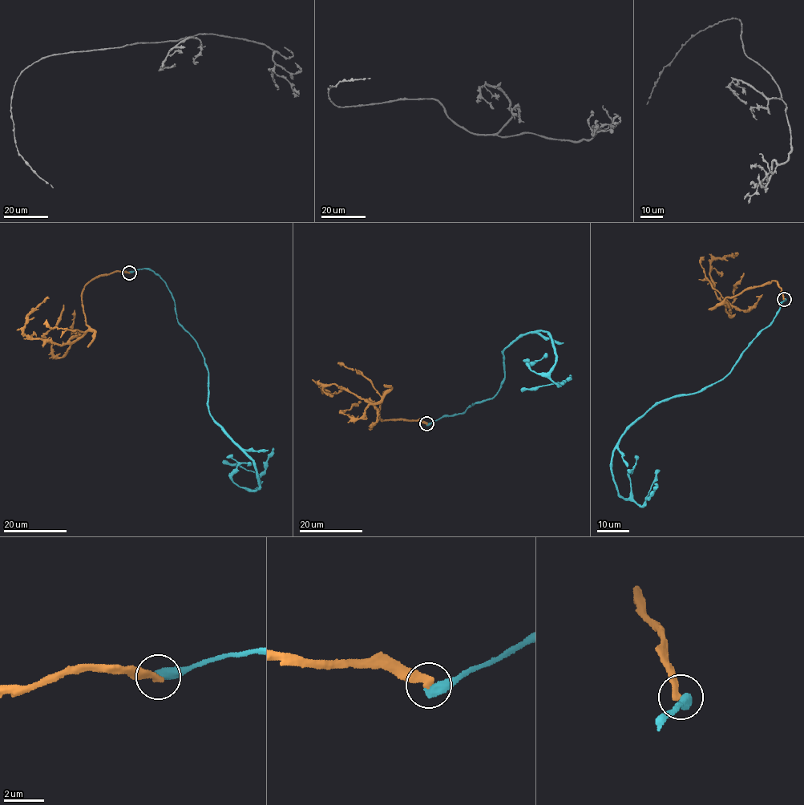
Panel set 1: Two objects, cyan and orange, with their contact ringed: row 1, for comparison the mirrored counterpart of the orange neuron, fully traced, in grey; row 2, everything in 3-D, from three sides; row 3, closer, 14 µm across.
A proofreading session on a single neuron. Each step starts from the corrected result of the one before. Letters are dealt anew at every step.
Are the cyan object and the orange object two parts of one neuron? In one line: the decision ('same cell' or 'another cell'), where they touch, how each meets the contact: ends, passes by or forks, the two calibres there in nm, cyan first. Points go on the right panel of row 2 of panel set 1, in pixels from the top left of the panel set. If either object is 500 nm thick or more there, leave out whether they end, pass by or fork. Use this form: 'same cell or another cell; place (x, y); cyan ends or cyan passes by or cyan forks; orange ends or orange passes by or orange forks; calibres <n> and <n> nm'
another cell; place (784, 299); calibres 500 and 360 nm

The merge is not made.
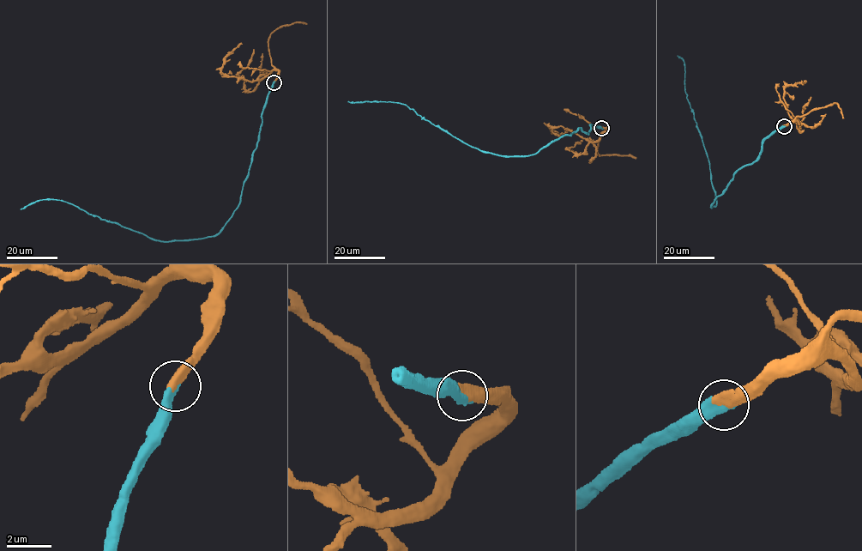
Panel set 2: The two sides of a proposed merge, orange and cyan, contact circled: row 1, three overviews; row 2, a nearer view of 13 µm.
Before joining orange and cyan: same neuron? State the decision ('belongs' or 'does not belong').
belongs

